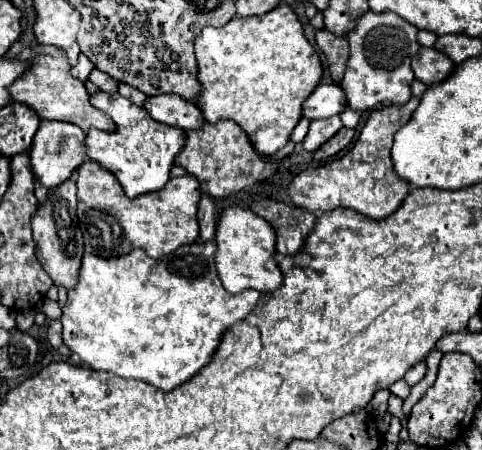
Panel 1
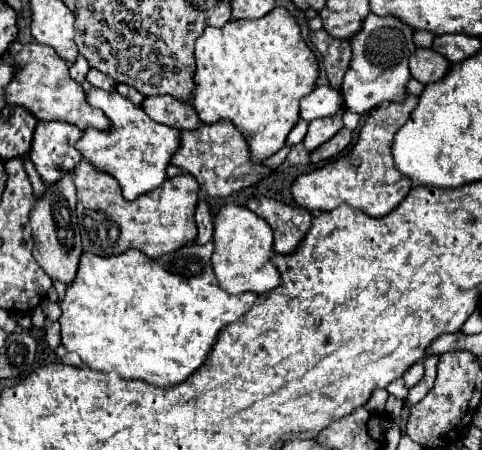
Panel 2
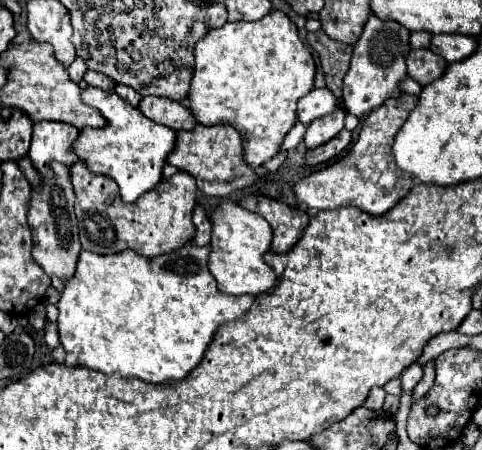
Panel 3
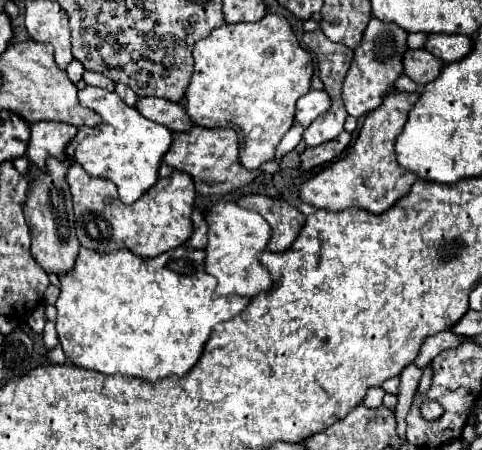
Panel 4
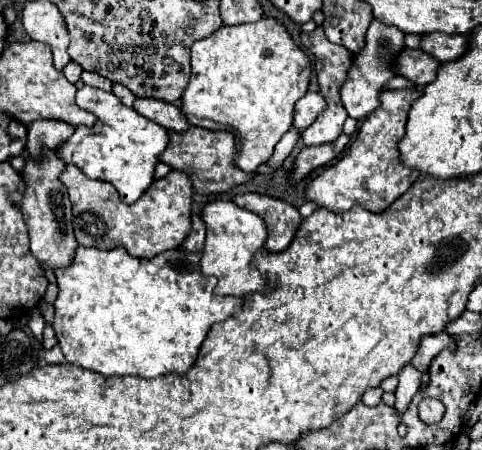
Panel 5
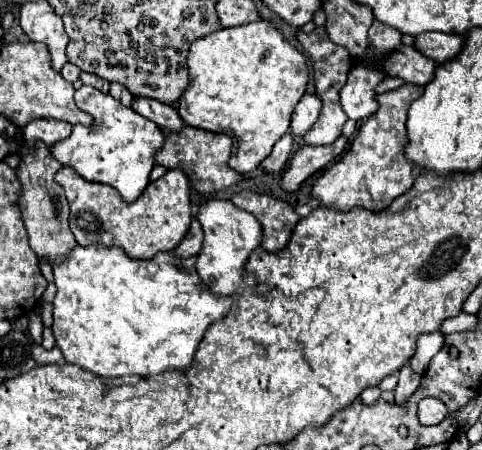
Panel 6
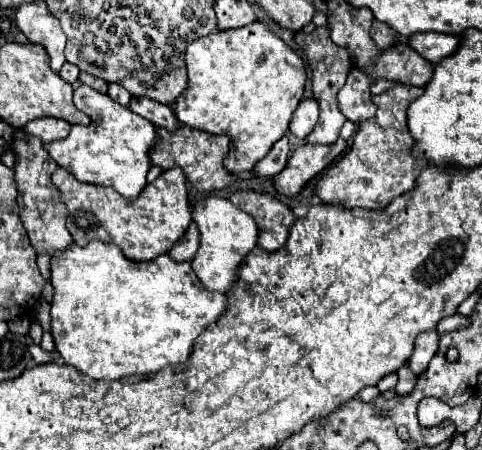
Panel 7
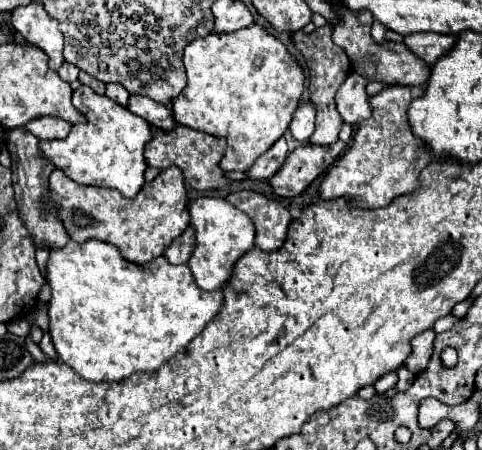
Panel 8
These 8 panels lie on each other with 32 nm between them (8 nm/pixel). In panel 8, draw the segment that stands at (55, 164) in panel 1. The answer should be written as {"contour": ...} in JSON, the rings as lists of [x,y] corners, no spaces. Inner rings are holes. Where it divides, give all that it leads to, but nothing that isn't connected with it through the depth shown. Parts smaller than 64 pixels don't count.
{"contour":[[[44,116],[44,118],[36,118],[32,122],[26,124],[26,130],[32,132],[36,138],[40,140],[52,140],[52,138],[66,138],[70,132],[70,124],[62,118],[52,118],[52,116]]]}

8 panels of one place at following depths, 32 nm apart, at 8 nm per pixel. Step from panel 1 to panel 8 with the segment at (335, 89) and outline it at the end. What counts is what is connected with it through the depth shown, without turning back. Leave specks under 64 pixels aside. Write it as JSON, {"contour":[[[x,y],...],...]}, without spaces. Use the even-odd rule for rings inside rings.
{"contour":[[[310,102],[302,104],[296,110],[296,114],[290,122],[290,132],[298,142],[308,142],[310,140],[310,136],[314,132],[314,116],[316,116],[316,108]]]}

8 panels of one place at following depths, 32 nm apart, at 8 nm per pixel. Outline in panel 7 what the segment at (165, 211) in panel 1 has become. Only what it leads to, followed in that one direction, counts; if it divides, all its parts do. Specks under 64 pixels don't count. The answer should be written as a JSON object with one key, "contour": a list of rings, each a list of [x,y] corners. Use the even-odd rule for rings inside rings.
{"contour":[[[58,168],[52,174],[52,184],[60,190],[60,198],[66,204],[66,228],[76,244],[86,246],[90,240],[116,244],[124,256],[134,262],[148,262],[164,254],[166,248],[172,248],[172,244],[182,238],[192,222],[186,176],[180,168],[164,170],[152,184],[146,184],[134,200],[124,200],[114,188],[82,184],[64,168]]]}

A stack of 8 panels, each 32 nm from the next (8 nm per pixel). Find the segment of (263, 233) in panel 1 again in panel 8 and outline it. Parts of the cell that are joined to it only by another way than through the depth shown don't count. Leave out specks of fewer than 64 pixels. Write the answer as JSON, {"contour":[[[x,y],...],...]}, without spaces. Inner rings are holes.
{"contour":[[[196,198],[188,202],[190,226],[196,232],[196,248],[188,258],[188,268],[192,268],[192,276],[196,284],[204,290],[220,290],[232,274],[236,260],[254,246],[254,224],[248,220],[244,212],[236,206],[228,204],[224,198]]]}

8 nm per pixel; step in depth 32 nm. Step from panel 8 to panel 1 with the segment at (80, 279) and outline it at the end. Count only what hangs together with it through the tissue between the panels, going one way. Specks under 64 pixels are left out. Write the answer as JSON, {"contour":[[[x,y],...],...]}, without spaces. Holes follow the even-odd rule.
{"contour":[[[214,240],[204,244],[180,246],[168,256],[152,260],[144,250],[132,250],[128,256],[100,258],[84,254],[78,284],[68,290],[68,300],[62,306],[62,338],[70,352],[78,354],[92,370],[114,372],[122,378],[148,382],[164,392],[190,380],[204,368],[216,352],[224,330],[234,322],[244,320],[256,306],[260,292],[244,290],[240,294],[224,292],[214,266]]]}

